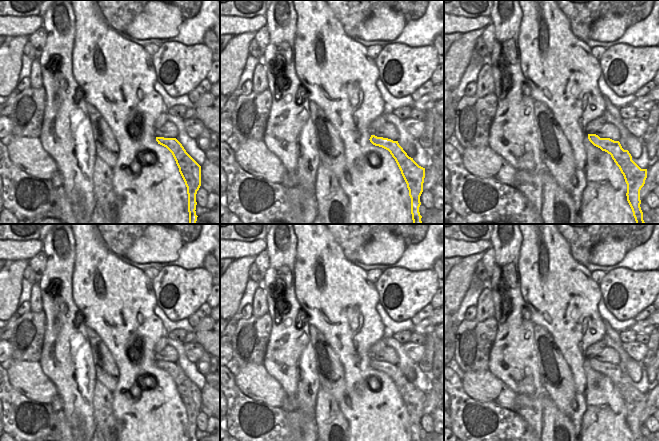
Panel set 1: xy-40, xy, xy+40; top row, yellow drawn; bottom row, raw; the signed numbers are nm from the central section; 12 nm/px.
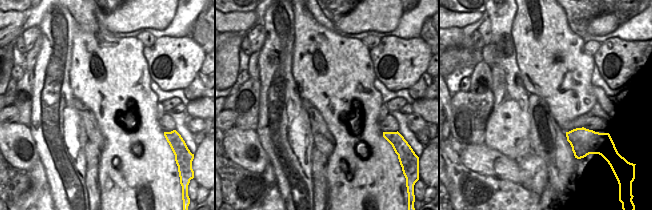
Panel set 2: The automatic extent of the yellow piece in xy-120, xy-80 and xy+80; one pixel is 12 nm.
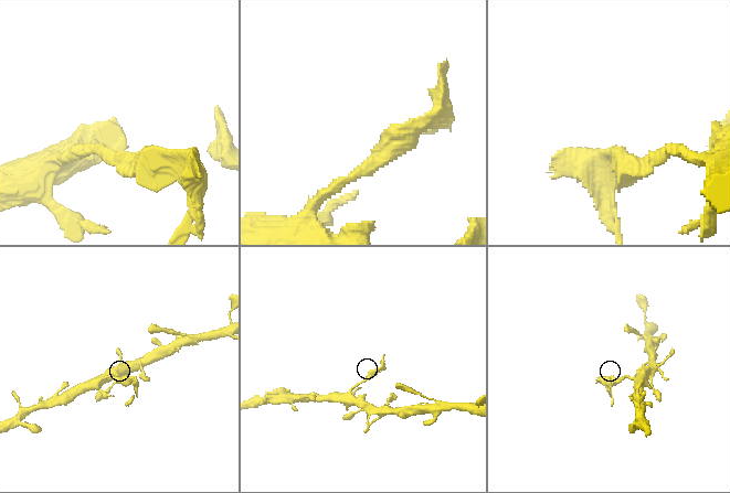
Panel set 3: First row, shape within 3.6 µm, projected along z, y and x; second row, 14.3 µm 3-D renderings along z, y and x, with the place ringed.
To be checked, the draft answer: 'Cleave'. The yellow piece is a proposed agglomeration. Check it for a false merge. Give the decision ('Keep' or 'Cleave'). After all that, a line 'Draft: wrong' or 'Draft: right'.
Cleave.
Draft: right

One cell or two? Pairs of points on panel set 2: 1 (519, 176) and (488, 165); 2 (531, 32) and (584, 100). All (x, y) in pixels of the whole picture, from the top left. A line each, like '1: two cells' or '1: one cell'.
1: one cell
2: one cell

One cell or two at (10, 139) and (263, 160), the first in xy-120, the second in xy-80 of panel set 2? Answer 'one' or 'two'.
one

